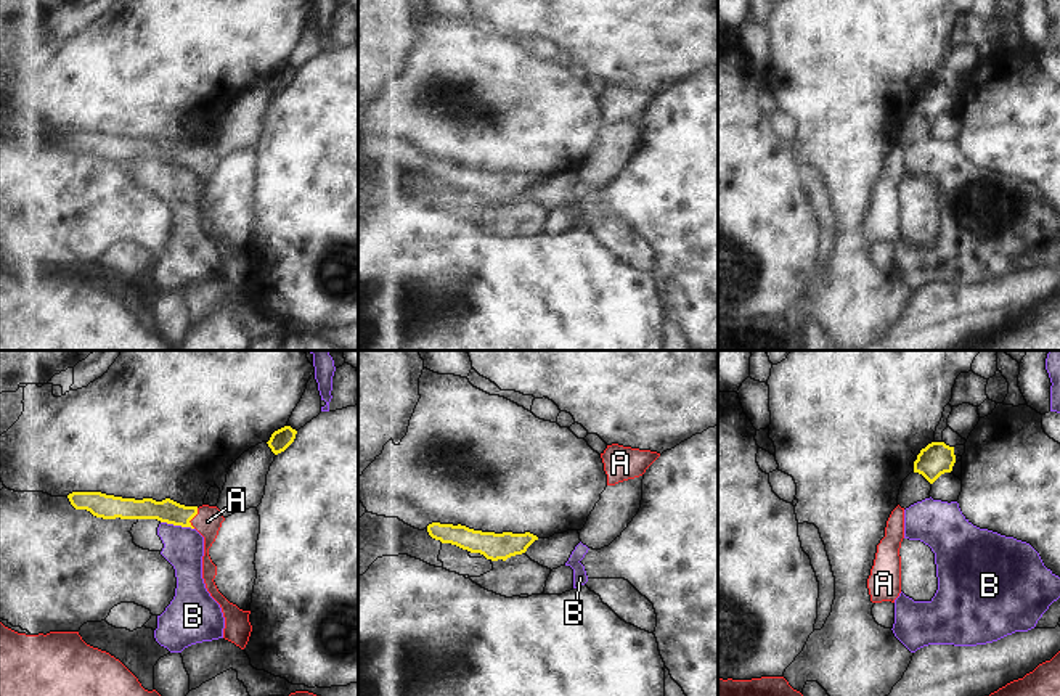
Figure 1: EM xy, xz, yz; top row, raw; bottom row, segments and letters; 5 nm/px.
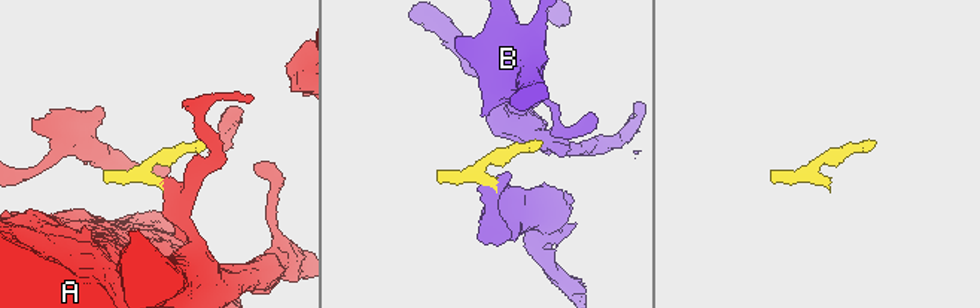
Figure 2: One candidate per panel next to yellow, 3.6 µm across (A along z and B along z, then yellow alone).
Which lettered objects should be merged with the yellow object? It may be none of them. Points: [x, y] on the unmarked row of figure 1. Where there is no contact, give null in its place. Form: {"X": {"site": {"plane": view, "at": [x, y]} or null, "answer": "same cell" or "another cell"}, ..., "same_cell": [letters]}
{"A": {"site": {"plane": "xy", "at": [193, 156]}, "answer": "same cell"}, "B": {"site": {"plane": "xy", "at": [177, 164]}, "answer": "another cell"}, "same_cell": ["A"]}

